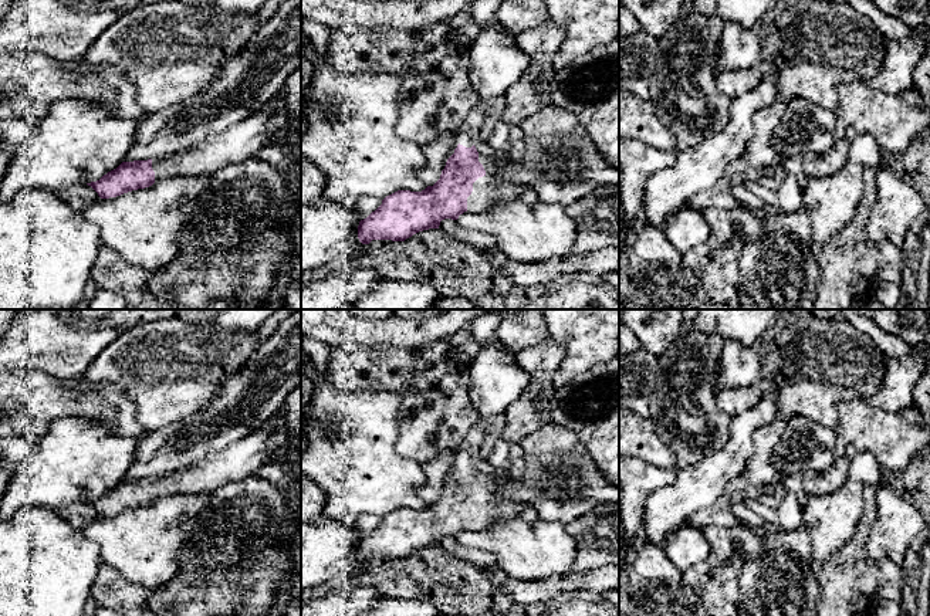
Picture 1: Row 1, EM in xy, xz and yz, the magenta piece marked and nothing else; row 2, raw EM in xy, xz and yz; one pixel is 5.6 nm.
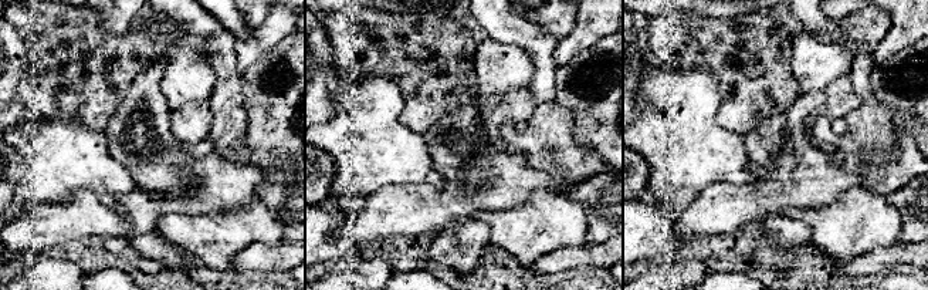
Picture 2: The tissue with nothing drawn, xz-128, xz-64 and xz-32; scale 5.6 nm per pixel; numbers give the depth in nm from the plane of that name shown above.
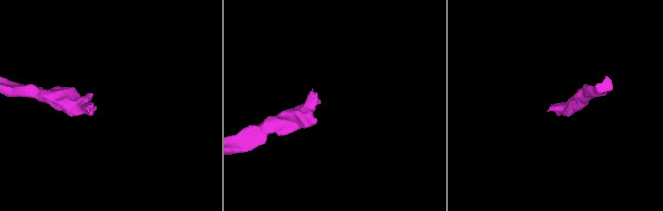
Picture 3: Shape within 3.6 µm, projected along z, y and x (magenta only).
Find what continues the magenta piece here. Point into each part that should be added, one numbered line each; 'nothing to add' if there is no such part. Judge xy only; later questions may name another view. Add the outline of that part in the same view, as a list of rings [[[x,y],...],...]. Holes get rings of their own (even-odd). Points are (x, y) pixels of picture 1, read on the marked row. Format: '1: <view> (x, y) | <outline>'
1: xy (239, 142) | [[[278,92],[260,111],[226,131],[209,136],[200,145],[152,159],[155,182],[176,176],[210,175],[229,163],[253,158],[258,149],[266,146],[275,129],[284,125],[285,116],[274,115],[283,99],[283,94]]]

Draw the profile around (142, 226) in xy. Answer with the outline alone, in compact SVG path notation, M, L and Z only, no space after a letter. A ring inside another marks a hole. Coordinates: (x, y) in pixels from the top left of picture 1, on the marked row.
M212 173L160 179L145 189L132 190L116 197L98 199L88 204L82 216L98 227L101 244L118 251L128 264L149 273L158 273L173 258L177 250L182 206L206 190L210 176Z

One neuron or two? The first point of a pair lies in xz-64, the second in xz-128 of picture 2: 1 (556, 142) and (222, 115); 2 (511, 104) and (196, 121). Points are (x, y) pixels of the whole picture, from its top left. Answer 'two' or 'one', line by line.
1: one
2: one

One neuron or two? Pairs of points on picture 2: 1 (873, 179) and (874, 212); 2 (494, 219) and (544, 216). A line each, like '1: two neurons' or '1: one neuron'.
1: two neurons
2: one neuron

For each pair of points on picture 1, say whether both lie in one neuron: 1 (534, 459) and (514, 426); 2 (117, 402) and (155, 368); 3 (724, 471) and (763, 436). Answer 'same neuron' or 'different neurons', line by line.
1: different neurons
2: different neurons
3: different neurons

